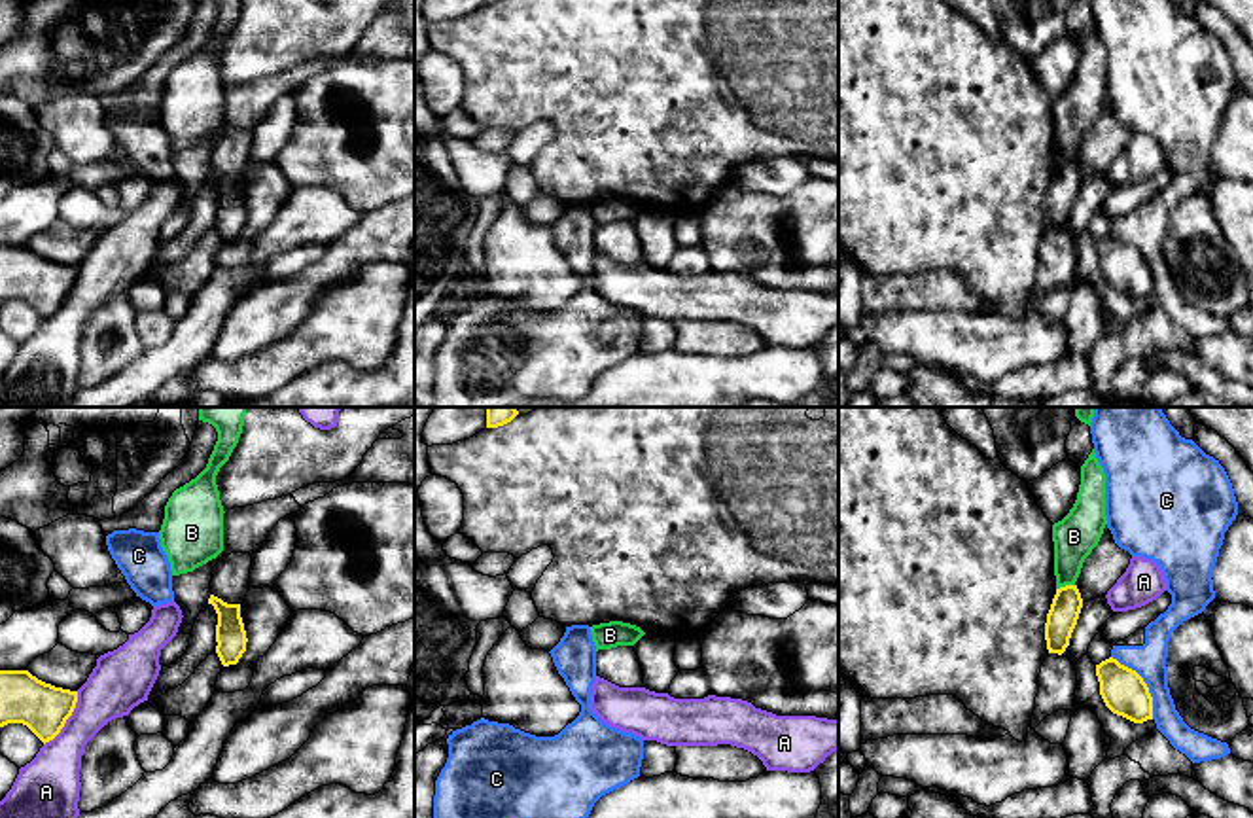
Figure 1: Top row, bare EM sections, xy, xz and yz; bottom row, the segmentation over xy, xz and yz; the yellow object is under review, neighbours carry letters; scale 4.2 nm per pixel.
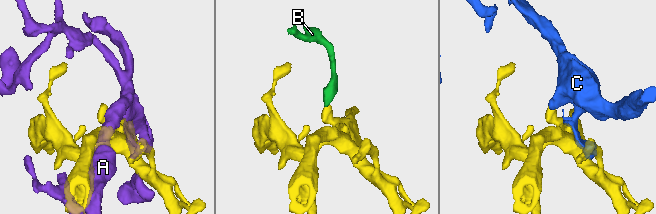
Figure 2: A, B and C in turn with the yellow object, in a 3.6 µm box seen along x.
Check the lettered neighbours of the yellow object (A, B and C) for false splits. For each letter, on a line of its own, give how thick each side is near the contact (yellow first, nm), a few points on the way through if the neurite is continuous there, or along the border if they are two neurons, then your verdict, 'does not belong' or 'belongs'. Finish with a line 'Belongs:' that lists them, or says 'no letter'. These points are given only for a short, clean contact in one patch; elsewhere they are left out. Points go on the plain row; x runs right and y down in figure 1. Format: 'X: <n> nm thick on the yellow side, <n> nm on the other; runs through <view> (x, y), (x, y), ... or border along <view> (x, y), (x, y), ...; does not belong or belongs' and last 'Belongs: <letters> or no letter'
A: 220 nm thick on the yellow side, 240 nm on the other; does not belong
B: 130 nm thick on the yellow side, 180 nm on the other; border along yz (1074, 160), (1057, 165); does not belong
C: 190 nm thick on the yellow side, 140 nm on the other; does not belong
Belongs: no letter

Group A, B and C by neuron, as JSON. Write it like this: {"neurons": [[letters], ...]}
{"neurons": [["A"], ["B"], ["C"]]}

